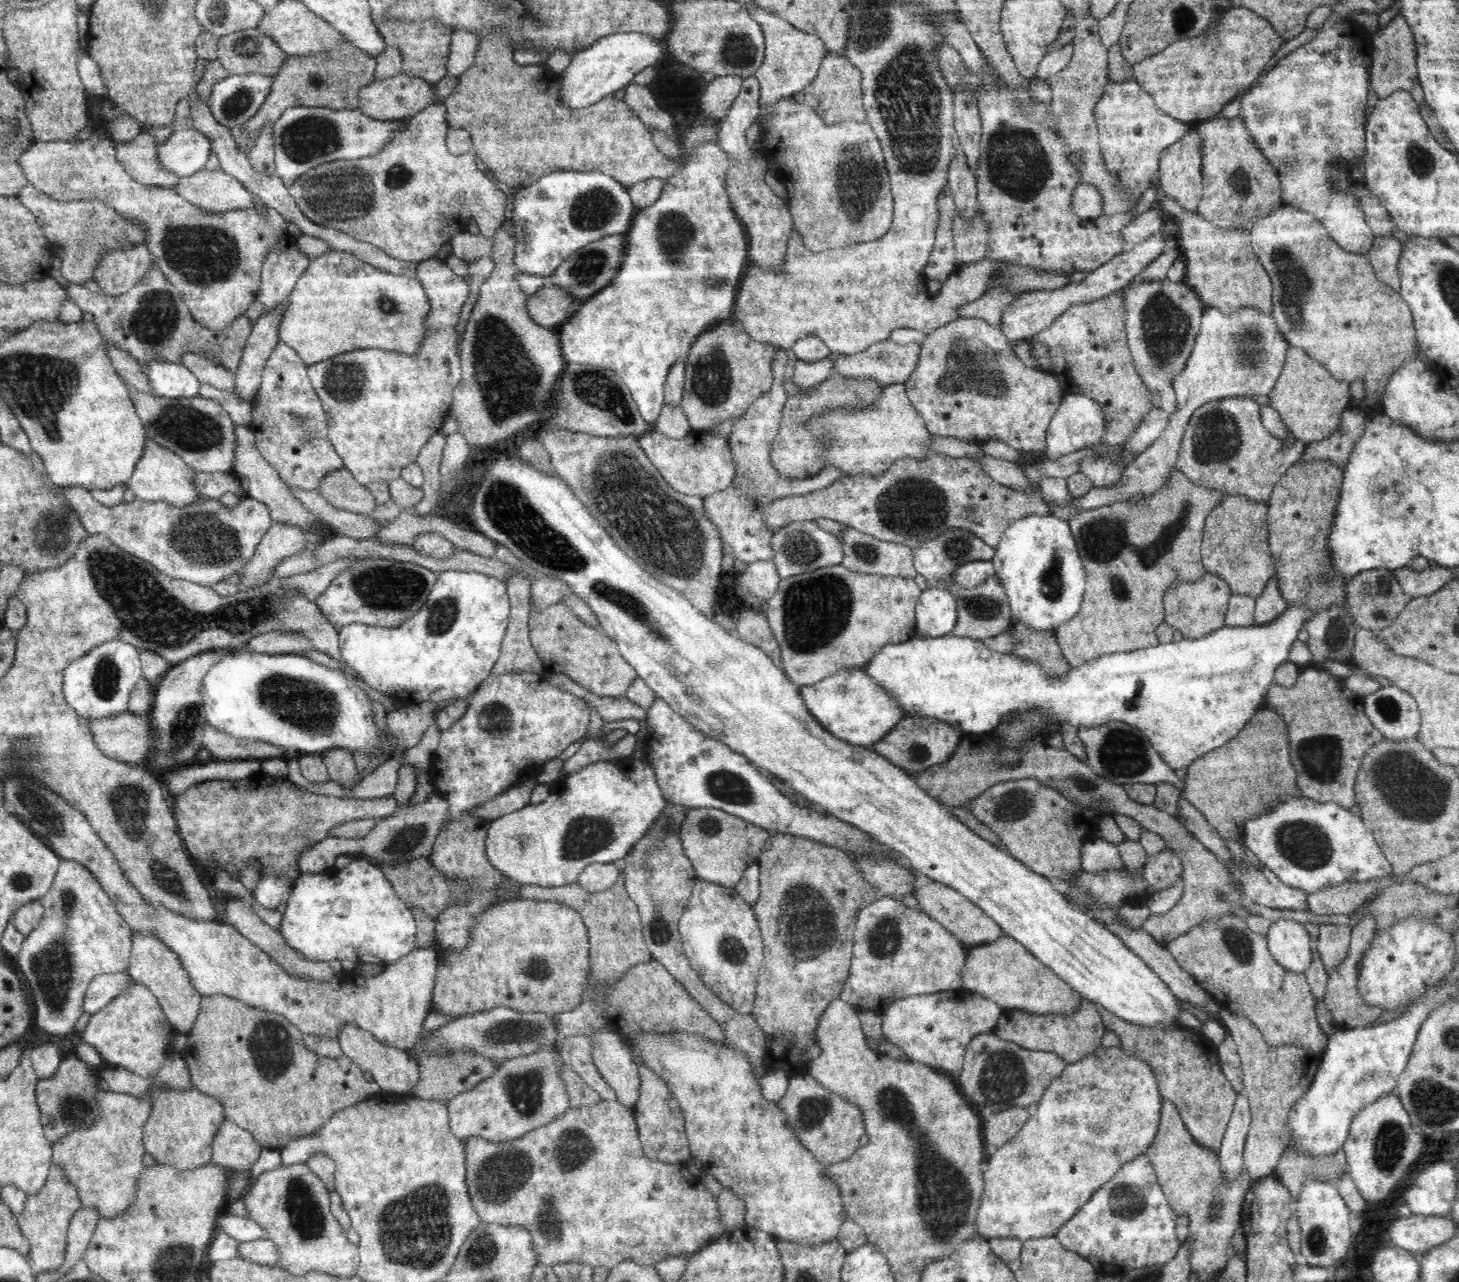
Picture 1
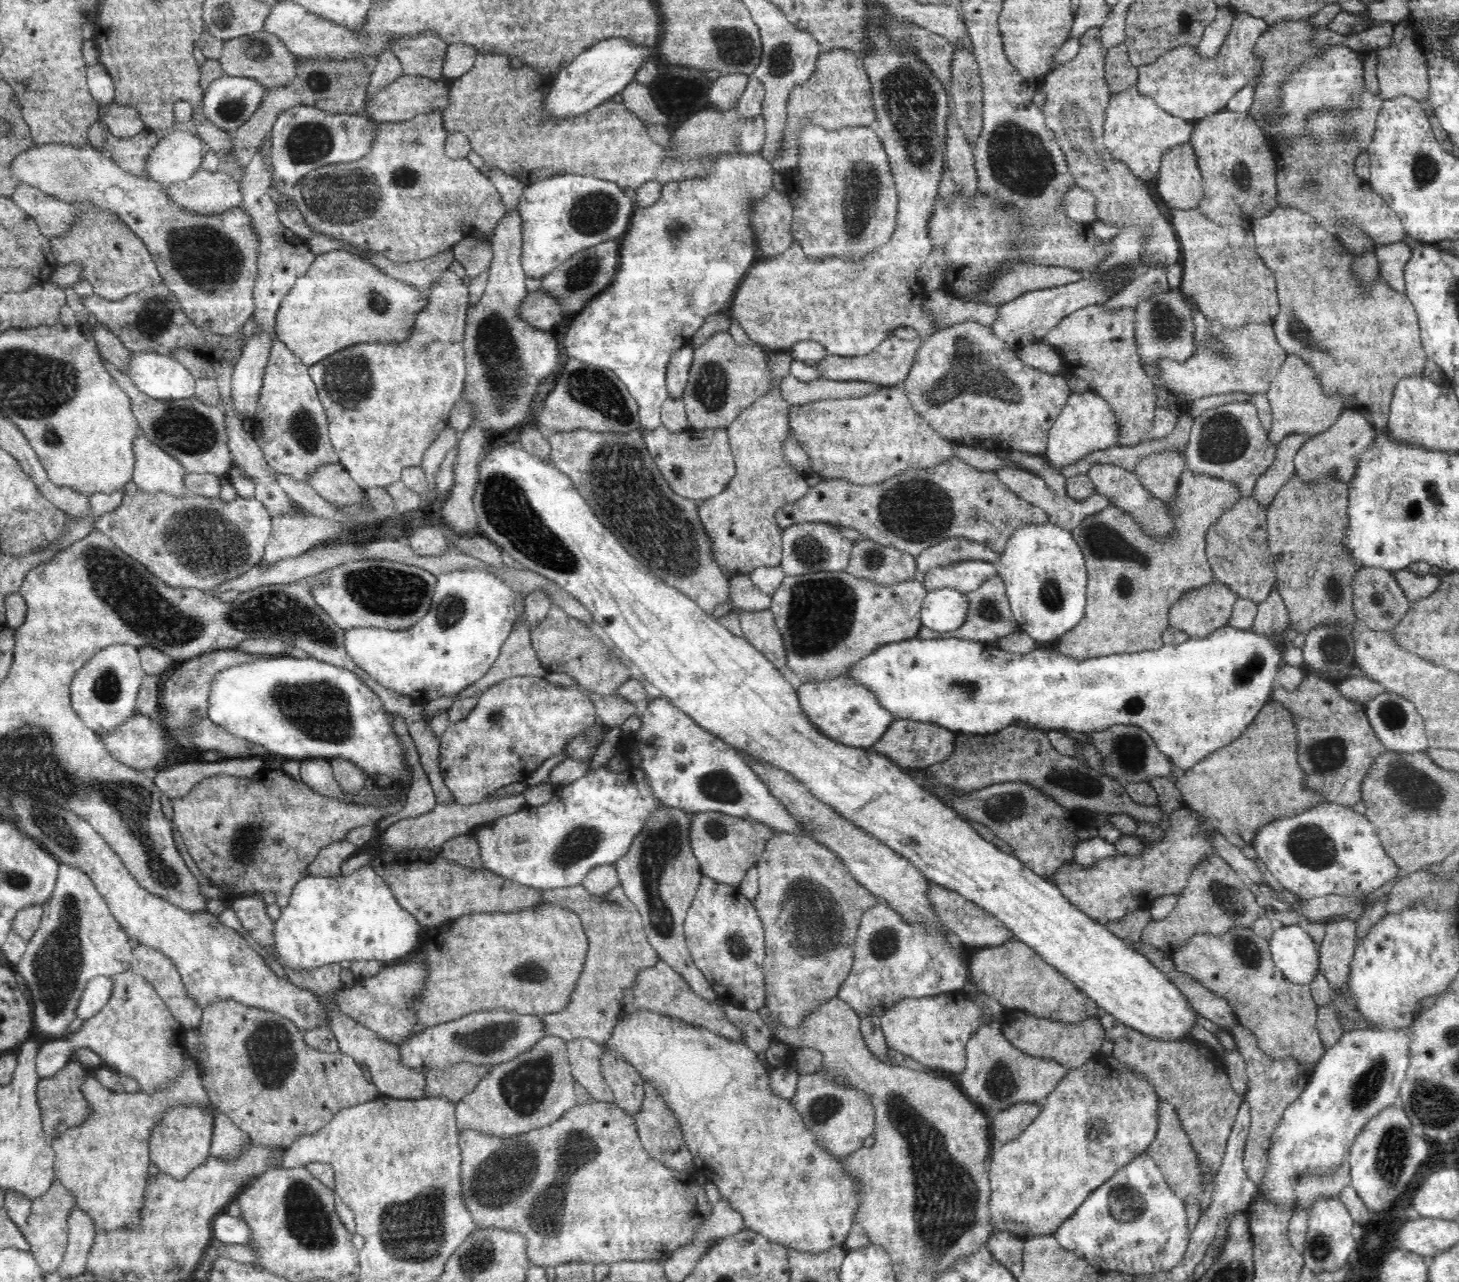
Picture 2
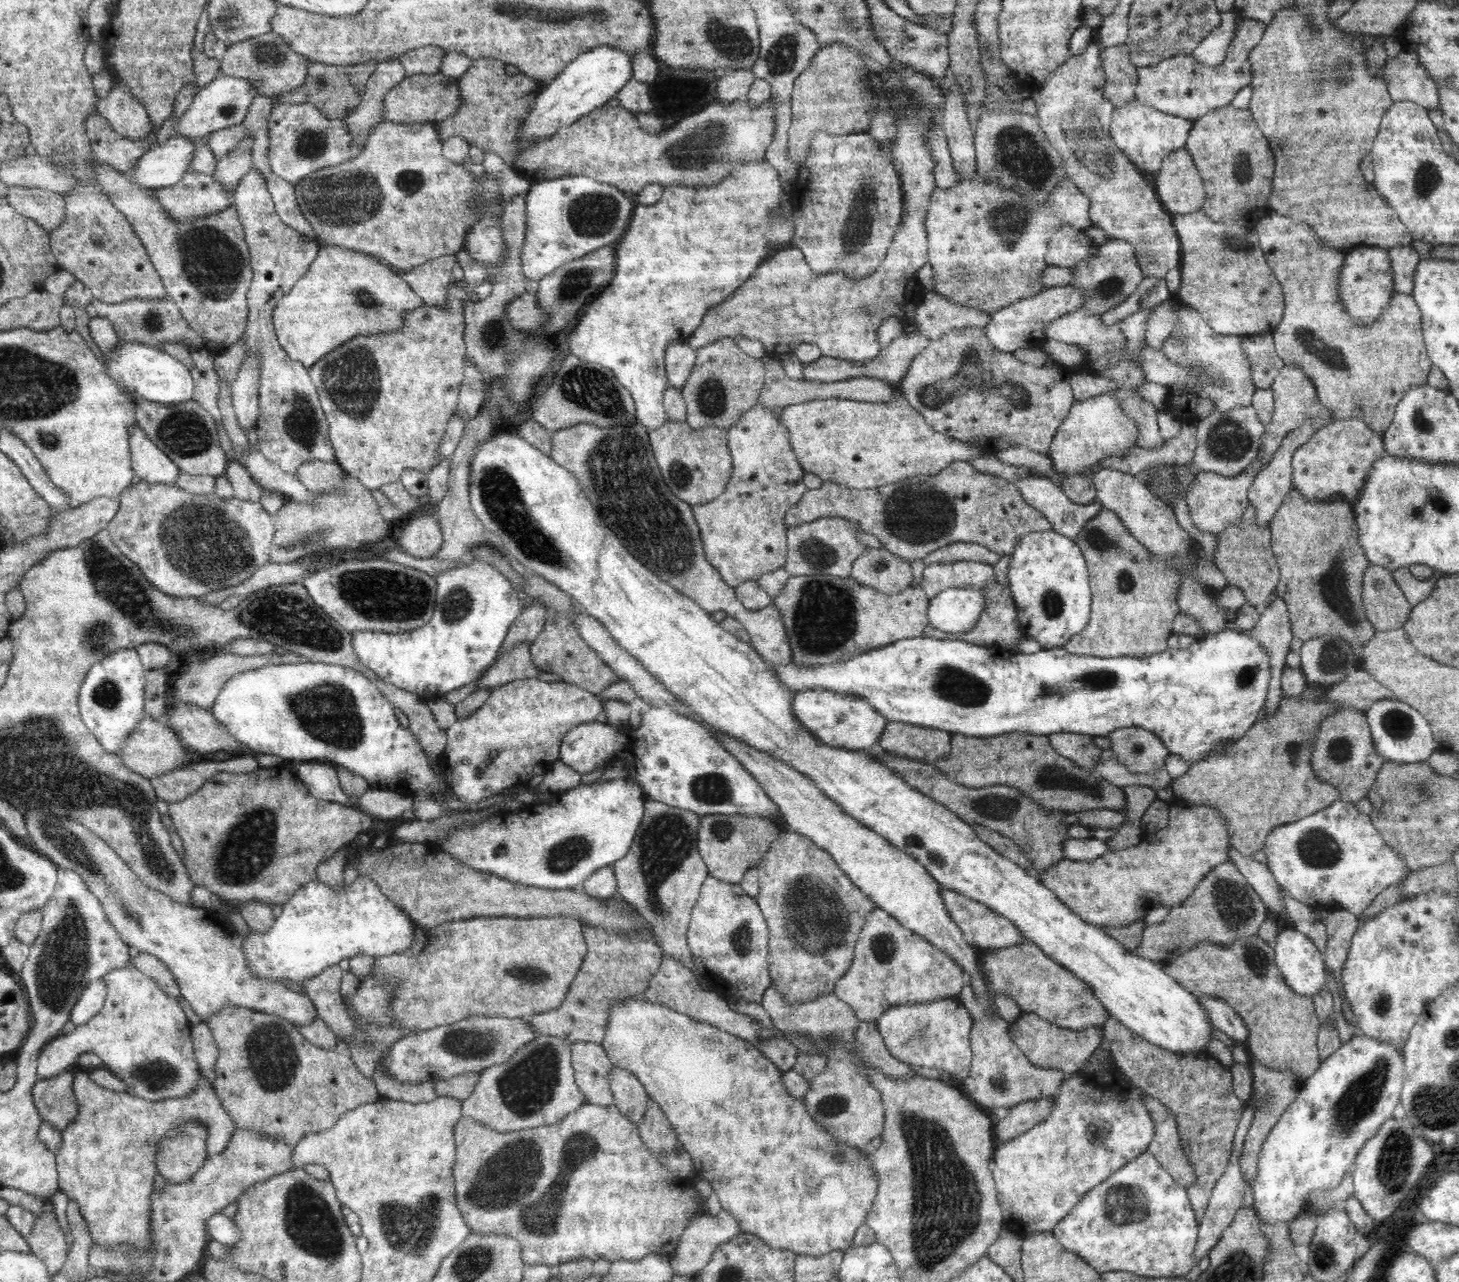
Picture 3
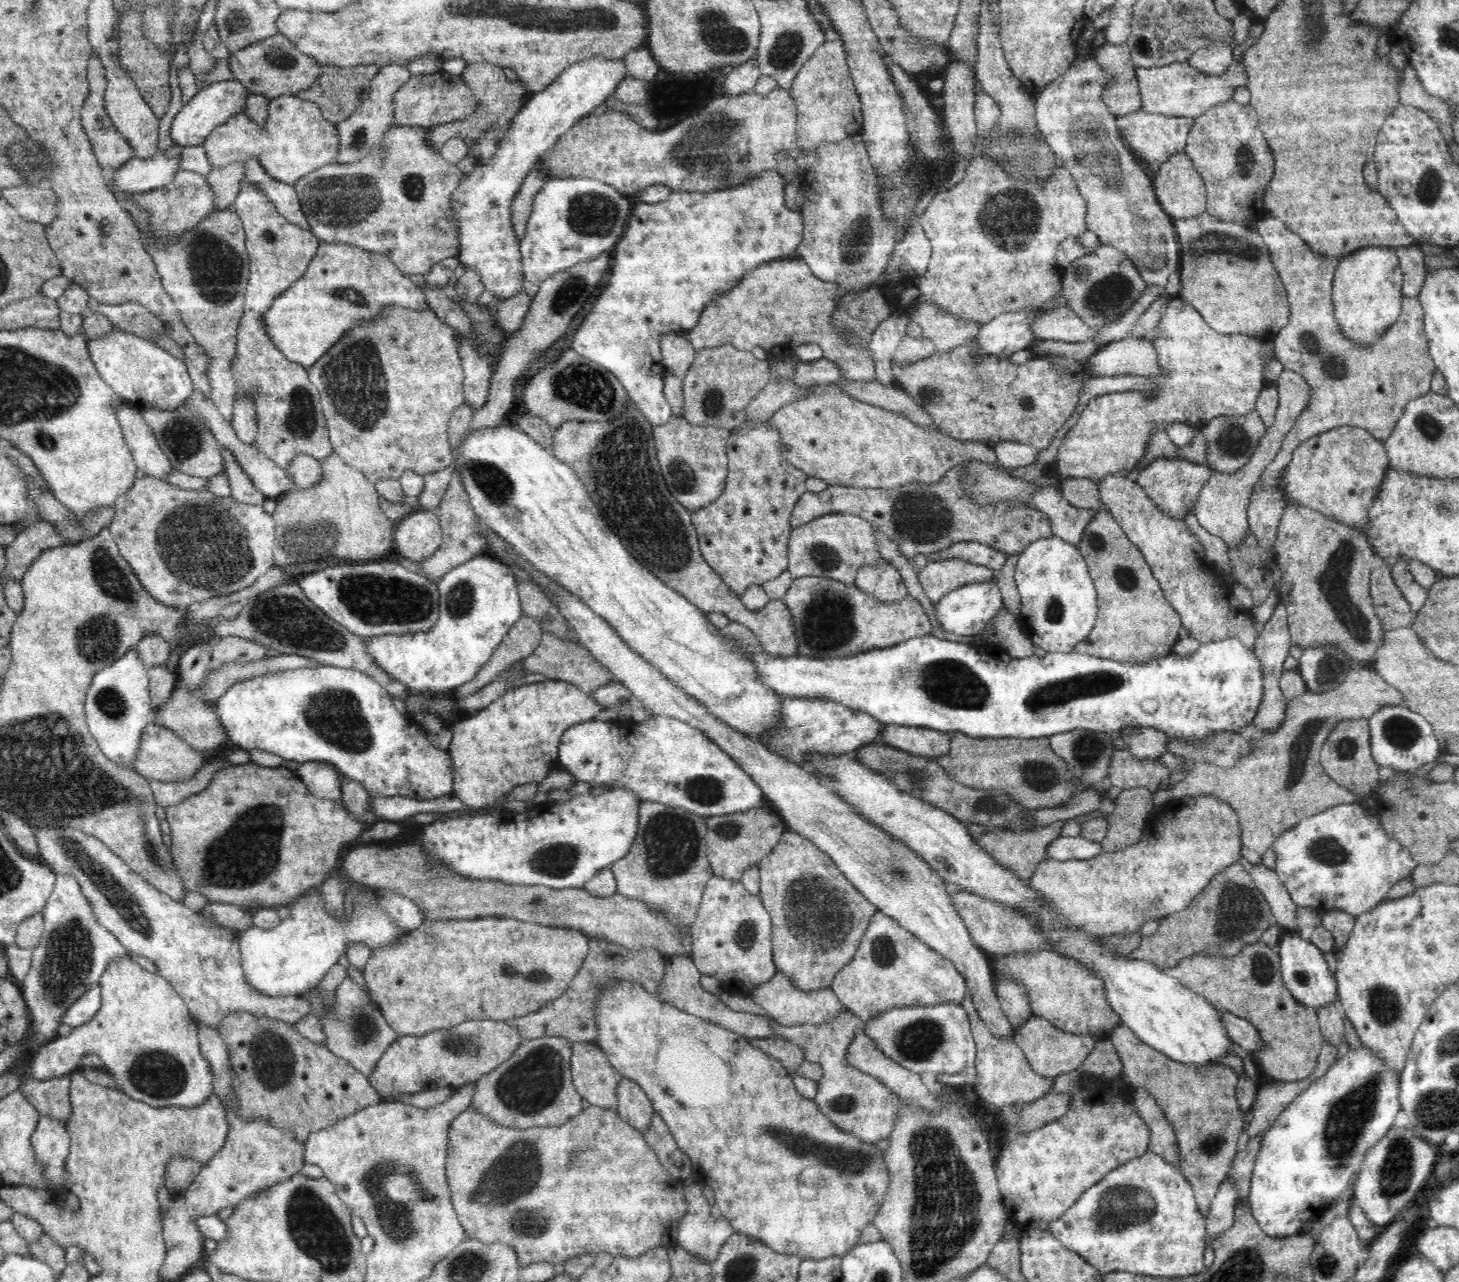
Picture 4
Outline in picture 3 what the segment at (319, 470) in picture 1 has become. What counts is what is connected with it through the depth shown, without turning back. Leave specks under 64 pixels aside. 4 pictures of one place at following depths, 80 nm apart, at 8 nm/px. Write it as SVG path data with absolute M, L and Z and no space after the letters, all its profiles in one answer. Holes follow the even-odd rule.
M254 169L238 182L235 191L235 208L245 230L245 239L251 254L251 266L254 276L247 294L249 306L246 326L241 334L246 346L245 358L259 356L259 417L254 431L256 446L265 457L276 463L282 470L296 474L298 467L306 461L336 463L335 450L329 440L329 422L321 408L317 386L312 382L309 370L298 360L292 360L280 346L273 325L272 315L276 303L296 284L297 280L308 273L317 257L319 248L314 234L305 234L289 226L275 210L274 198L268 191L264 177Z

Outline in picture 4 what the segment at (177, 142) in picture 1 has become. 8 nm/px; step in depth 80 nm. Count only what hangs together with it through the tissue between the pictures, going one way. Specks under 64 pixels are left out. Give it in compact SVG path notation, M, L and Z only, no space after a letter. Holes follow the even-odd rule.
M174 144L167 152L159 150L154 157L148 159L130 158L116 169L114 177L106 181L106 184L111 190L117 188L128 194L142 193L169 185L180 170L182 150L184 147Z

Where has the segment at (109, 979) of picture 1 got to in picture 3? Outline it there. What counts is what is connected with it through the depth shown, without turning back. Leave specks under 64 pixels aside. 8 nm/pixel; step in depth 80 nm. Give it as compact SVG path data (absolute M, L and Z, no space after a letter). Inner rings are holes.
M103 978L90 982L80 995L79 1001L73 1006L70 1020L76 1025L86 1024L93 1016L96 1016L96 1013L100 1012L106 992Z

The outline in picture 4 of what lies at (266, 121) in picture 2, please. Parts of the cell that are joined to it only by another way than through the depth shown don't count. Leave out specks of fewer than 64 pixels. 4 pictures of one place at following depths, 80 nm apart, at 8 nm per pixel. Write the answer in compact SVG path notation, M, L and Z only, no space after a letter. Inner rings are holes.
M375 64L348 68L322 65L322 76L316 82L312 82L310 88L302 90L298 97L314 101L322 109L323 117L332 124L337 124L350 118L360 103L368 98L370 82L378 70L379 67ZM233 163L222 169L212 169L205 177L216 199L216 206L212 212L232 207L238 199L240 188L246 178L244 166L244 163Z

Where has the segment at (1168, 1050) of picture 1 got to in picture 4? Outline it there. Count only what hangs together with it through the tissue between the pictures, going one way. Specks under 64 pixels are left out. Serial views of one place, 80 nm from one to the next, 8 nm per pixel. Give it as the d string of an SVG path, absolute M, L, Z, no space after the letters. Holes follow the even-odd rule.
M1126 1025L1116 1026L1109 1040L1116 1047L1116 1052L1122 1061L1122 1082L1128 1087L1144 1087L1156 1100L1158 1107L1164 1111L1166 1119L1172 1123L1178 1151L1180 1151L1181 1171L1194 1189L1194 1197L1196 1197L1200 1213L1206 1216L1210 1210L1212 1198L1216 1196L1216 1192L1220 1190L1220 1184L1224 1182L1229 1170L1232 1169L1233 1161L1239 1150L1239 1138L1245 1130L1245 1116L1242 1115L1237 1102L1238 1073L1222 1063L1194 1066L1172 1060L1160 1051L1144 1044Z

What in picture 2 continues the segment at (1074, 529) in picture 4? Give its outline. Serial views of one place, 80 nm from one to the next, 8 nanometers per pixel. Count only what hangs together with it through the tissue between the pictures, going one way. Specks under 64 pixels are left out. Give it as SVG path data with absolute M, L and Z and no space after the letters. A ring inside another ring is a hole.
M1013 464L1008 466L1008 468L1005 468L1005 466L998 468L996 475L998 475L998 479L1000 479L1002 483L1006 484L1006 486L1020 498L1027 500L1034 506L1039 506L1049 516L1050 522L1054 522L1056 526L1064 528L1071 533L1076 526L1080 526L1080 522L1082 522L1084 518L1088 518L1088 516L1092 516L1092 514L1098 514L1098 512L1110 505L1109 498L1097 492L1094 492L1094 494L1092 494L1090 498L1086 498L1086 500L1073 499L1068 494L1058 495L1046 485L1046 481L1042 477L1019 466L1014 467Z

